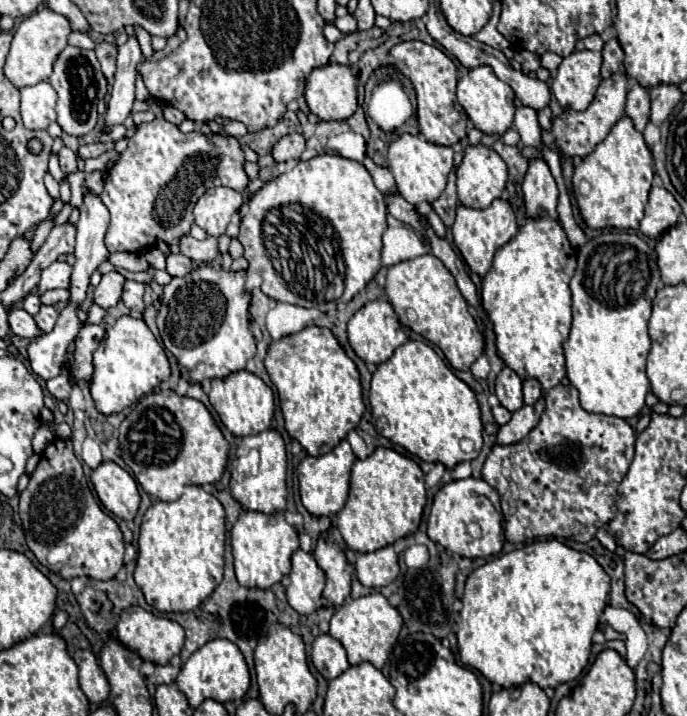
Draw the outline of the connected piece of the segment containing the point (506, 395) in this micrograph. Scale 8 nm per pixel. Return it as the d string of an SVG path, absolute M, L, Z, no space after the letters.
M502 368L502 372L496 378L496 396L504 408L510 412L524 406L522 402L522 380L518 374L510 368Z

